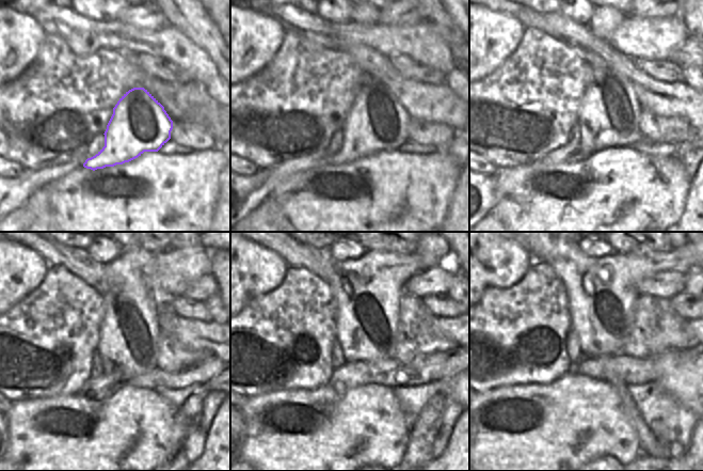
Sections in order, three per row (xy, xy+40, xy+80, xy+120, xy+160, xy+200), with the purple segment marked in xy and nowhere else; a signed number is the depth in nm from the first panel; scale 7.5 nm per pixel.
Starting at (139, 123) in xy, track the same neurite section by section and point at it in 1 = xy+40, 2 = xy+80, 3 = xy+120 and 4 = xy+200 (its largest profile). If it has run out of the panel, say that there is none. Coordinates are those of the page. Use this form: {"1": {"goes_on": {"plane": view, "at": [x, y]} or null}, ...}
{"1": {"goes_on": {"plane": "xy+40", "at": [377, 121]}}, "2": {"goes_on": {"plane": "xy+80", "at": [609, 113]}}, "3": {"goes_on": {"plane": "xy+120", "at": [128, 344]}}, "4": {"goes_on": {"plane": "xy+200", "at": [603, 320]}}}

